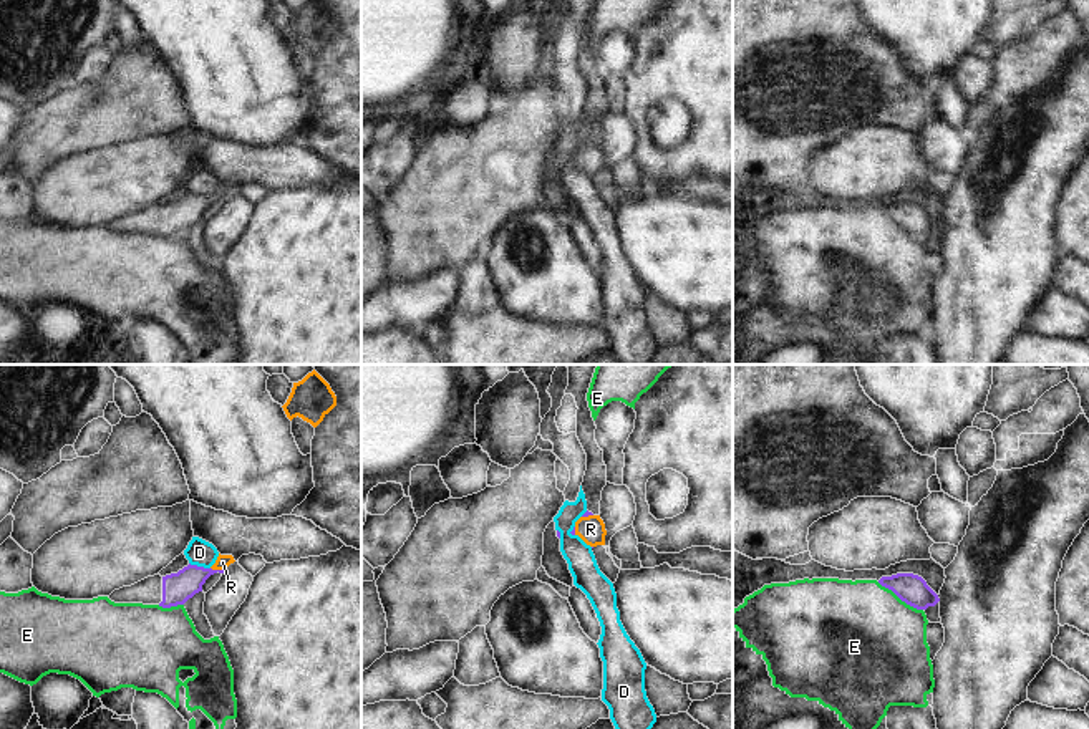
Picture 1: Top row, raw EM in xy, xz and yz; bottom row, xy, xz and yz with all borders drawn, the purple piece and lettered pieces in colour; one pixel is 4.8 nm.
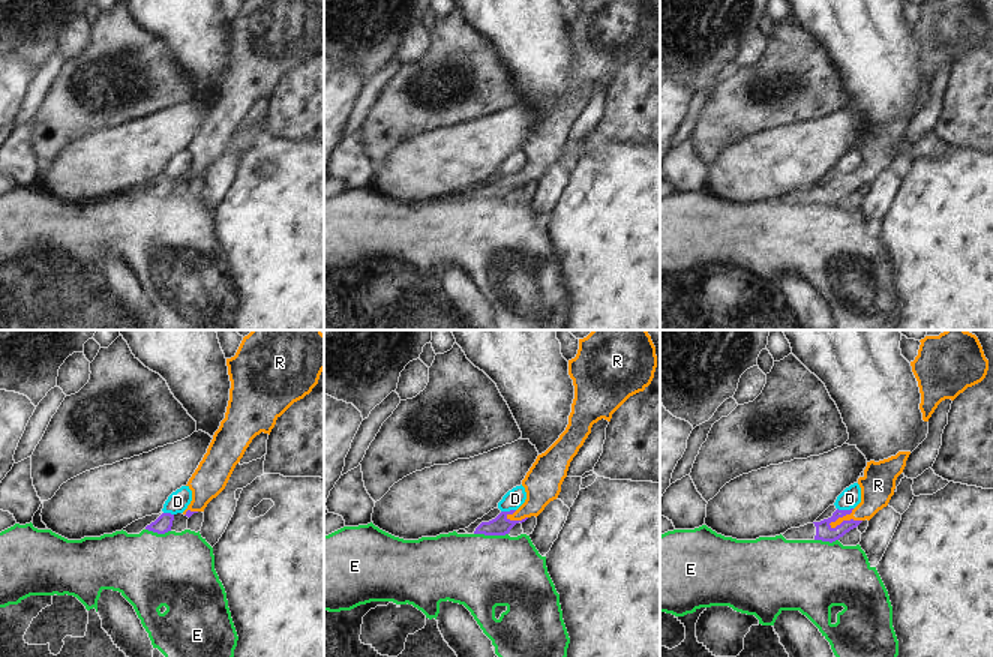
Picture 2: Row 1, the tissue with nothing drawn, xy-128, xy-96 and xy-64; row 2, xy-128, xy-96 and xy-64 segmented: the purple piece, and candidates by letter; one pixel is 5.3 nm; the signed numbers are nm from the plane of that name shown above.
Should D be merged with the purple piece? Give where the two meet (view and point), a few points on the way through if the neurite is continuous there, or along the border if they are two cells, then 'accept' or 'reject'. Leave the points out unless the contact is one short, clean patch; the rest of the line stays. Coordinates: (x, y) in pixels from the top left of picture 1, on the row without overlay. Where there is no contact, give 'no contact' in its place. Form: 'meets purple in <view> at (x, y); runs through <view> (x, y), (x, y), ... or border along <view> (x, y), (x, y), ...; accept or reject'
meets purple in xy at (199, 196); border along xy (189, 191), (209, 197); reject

